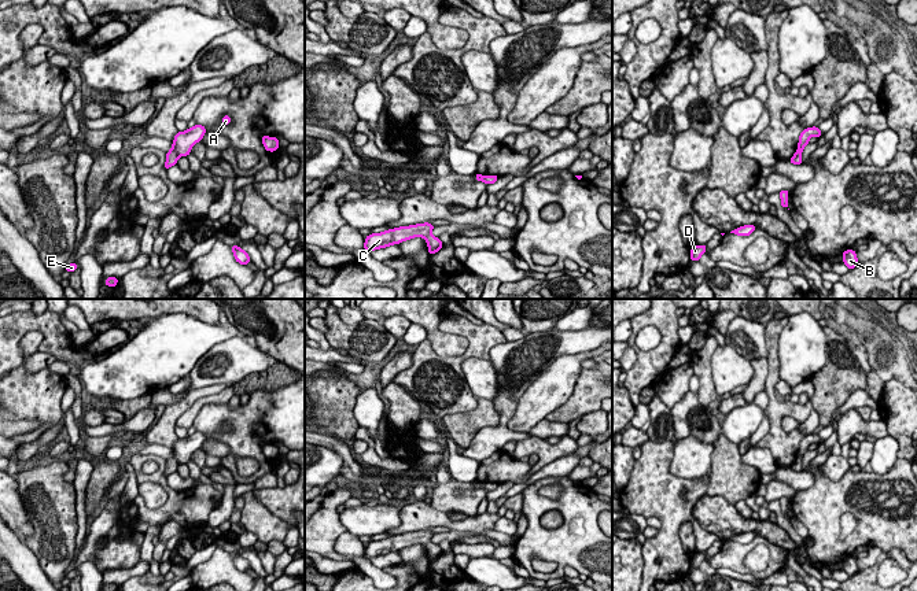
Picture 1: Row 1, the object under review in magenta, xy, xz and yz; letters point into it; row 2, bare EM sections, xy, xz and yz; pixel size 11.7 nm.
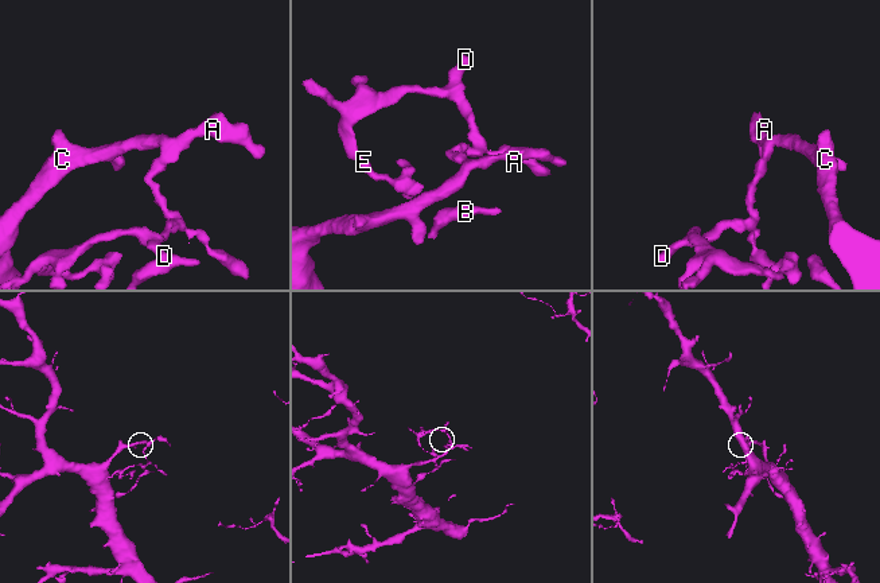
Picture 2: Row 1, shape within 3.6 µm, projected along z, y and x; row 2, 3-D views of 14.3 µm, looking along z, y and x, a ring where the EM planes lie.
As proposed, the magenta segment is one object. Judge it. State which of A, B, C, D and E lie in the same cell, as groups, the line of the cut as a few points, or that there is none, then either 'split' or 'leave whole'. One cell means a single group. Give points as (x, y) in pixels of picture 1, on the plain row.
A B C / D E; cut in xy along (172, 454), (179, 462); split

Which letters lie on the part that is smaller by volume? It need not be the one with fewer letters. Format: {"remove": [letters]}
{"remove": ["D", "E"]}

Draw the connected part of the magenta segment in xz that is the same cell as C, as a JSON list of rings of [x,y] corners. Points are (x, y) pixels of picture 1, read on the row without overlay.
[[[426,529],[410,533],[401,533],[382,540],[372,540],[365,544],[364,557],[369,559],[393,551],[399,551],[413,544],[424,544],[428,553],[428,559],[431,562],[434,559],[441,558],[443,553],[439,544],[434,544],[431,542],[434,535],[435,533],[432,533],[430,529]]]

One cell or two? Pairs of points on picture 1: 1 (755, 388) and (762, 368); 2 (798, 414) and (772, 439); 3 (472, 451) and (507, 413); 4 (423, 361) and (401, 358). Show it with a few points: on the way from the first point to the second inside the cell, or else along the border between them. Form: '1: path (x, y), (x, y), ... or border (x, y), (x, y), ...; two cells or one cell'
1: path (758, 383), (761, 373); one cell
2: path (788, 413), (783, 413), (776, 420), (776, 429); one cell
3: path (483, 444), (503, 424); one cell
4: border (413, 353), (413, 361), (391, 380); two cells

